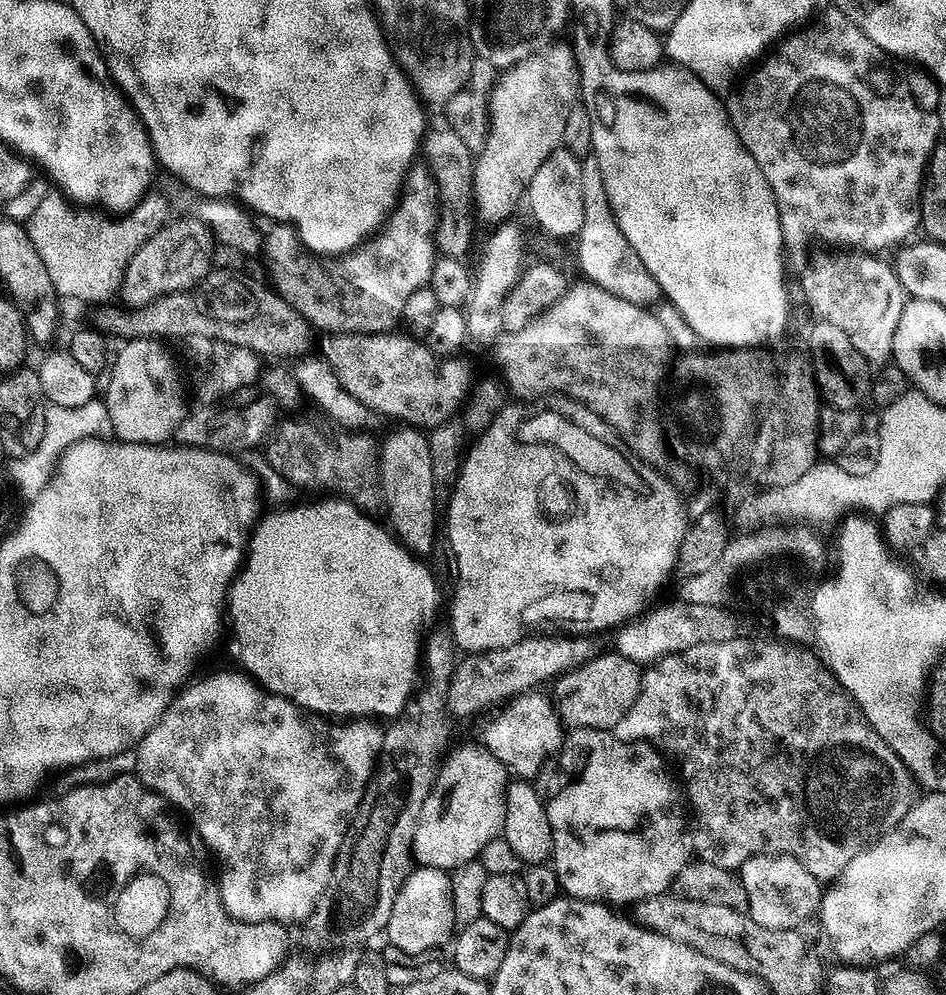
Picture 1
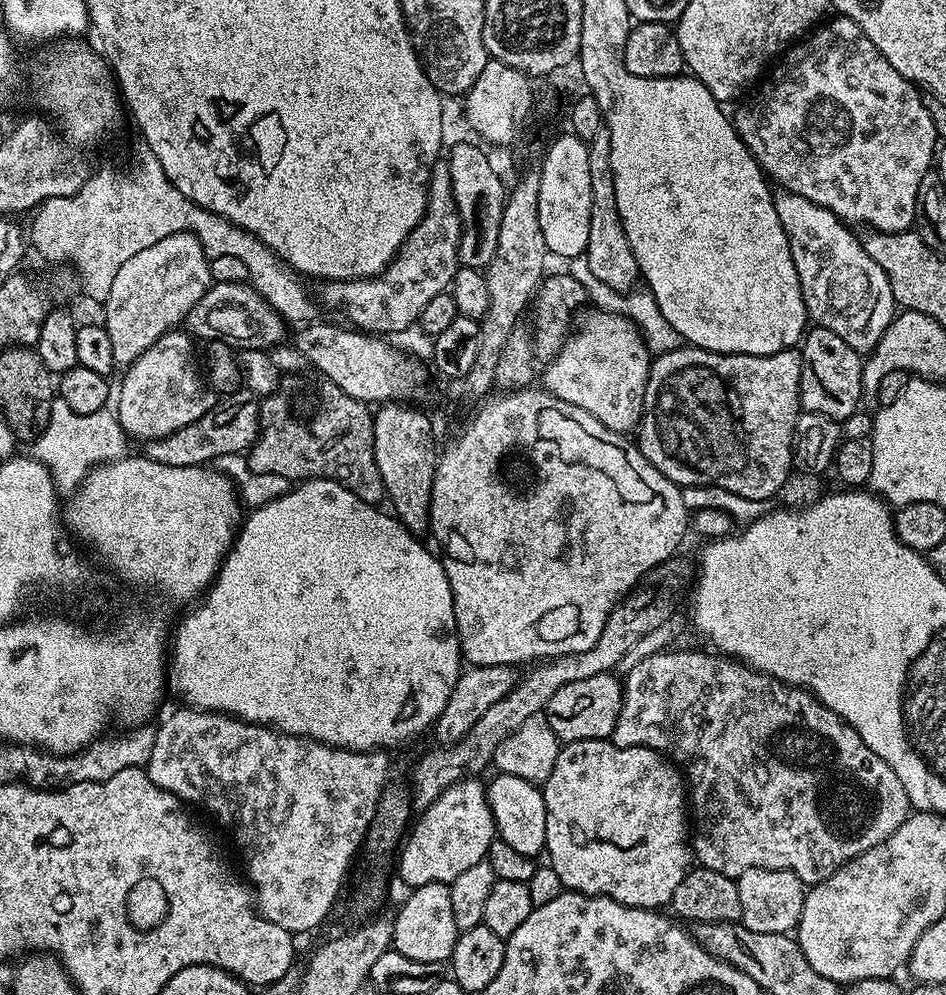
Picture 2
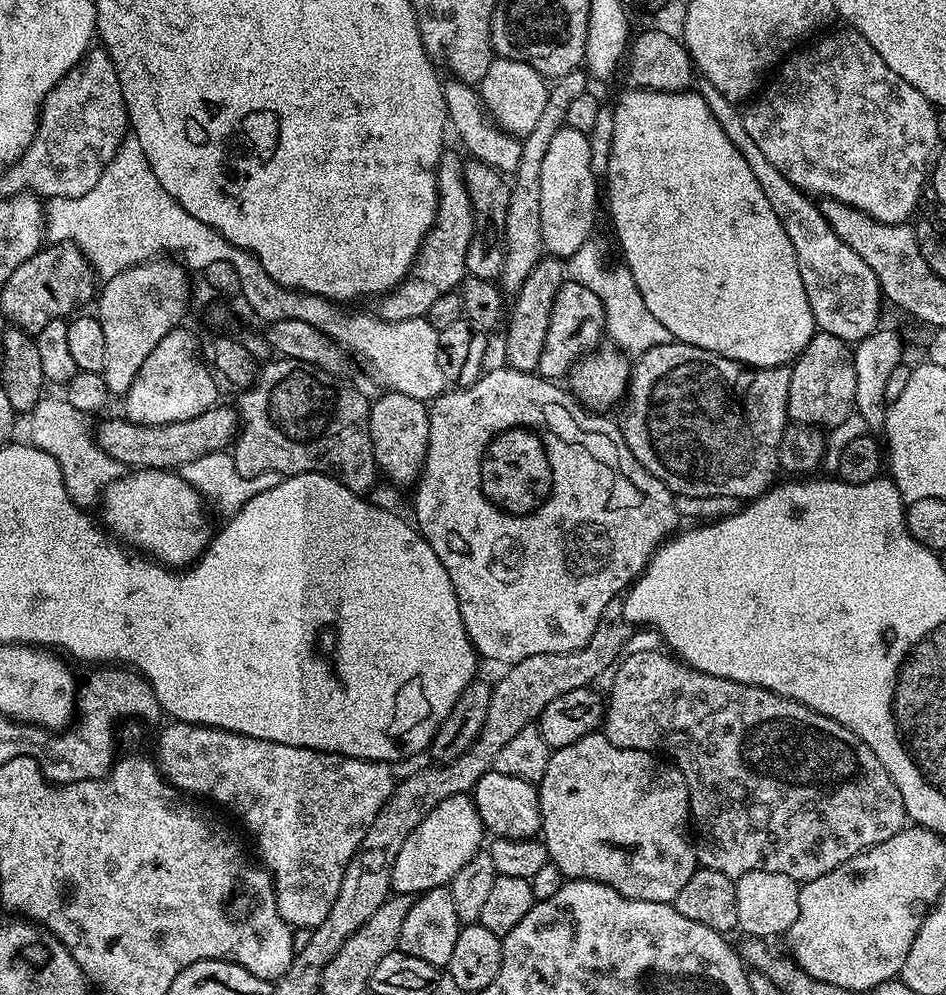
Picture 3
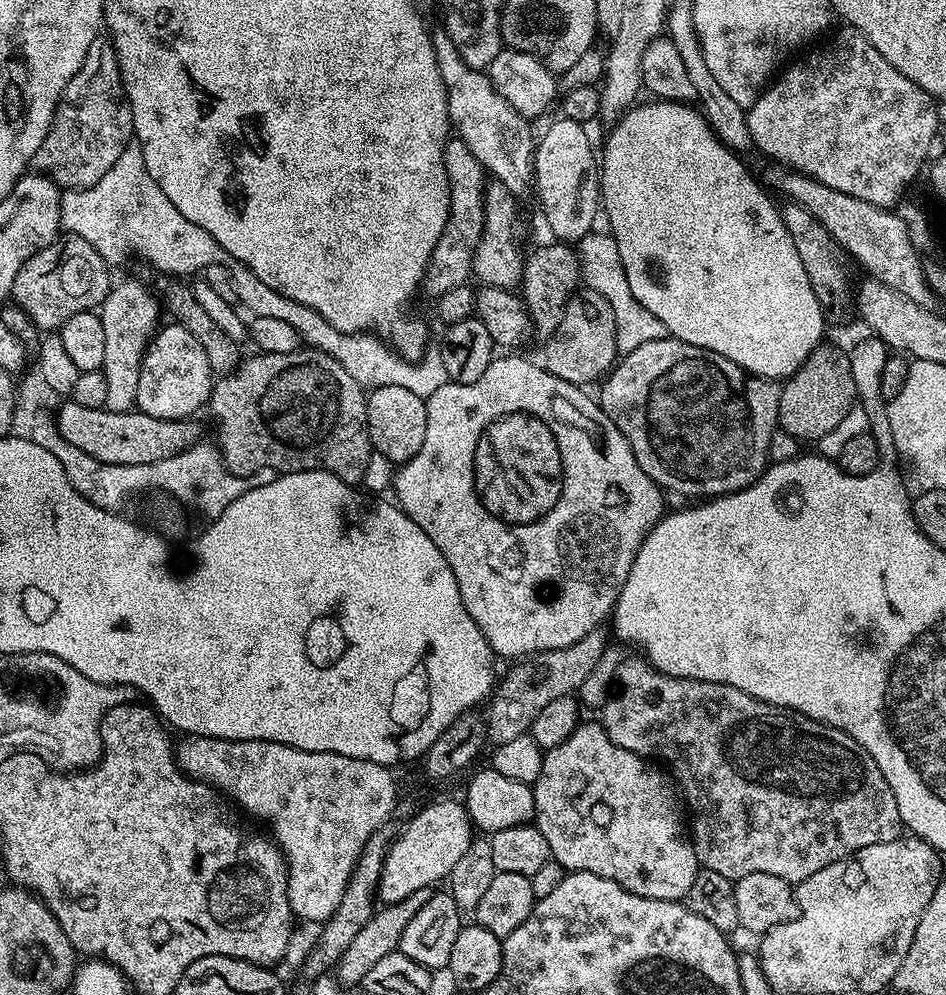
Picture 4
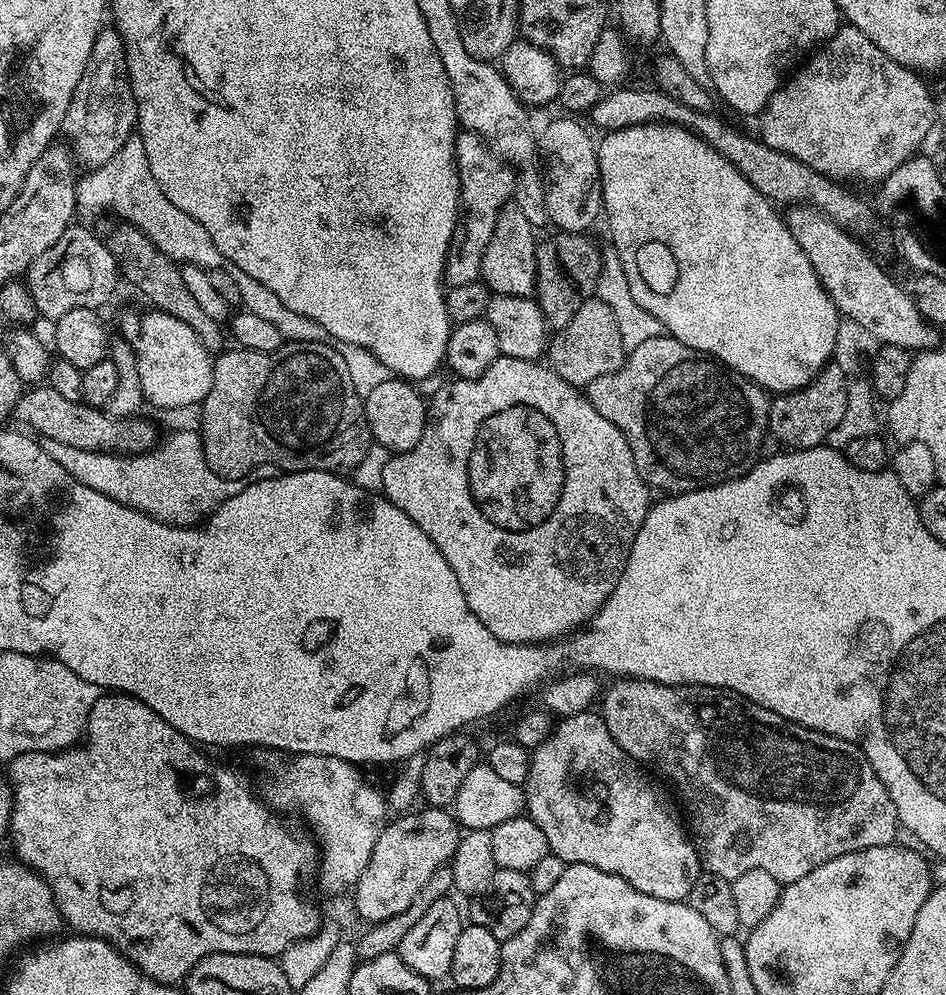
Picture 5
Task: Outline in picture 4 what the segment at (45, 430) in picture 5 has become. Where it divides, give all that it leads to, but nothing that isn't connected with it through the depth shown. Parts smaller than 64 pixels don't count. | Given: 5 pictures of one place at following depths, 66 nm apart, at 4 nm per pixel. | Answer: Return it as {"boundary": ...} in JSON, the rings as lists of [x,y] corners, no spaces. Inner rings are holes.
{"boundary":[[[67,402],[60,408],[60,413],[55,413],[56,428],[60,431],[62,438],[76,446],[78,450],[84,451],[98,462],[117,464],[118,466],[137,466],[152,462],[162,462],[162,458],[170,458],[179,452],[185,452],[192,444],[202,440],[200,424],[196,418],[183,420],[167,420],[166,418],[151,417],[139,410],[130,412],[110,412],[107,408],[91,408],[82,406],[75,402]]]}

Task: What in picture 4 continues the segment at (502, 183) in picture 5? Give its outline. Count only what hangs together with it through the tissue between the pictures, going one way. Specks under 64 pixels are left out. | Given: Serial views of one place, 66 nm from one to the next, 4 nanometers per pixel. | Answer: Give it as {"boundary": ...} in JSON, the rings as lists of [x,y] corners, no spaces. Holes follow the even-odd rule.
{"boundary":[[[449,138],[446,142],[444,165],[450,186],[450,214],[442,230],[442,238],[438,238],[438,246],[434,246],[434,254],[430,258],[428,268],[424,271],[422,292],[429,298],[446,294],[446,290],[454,290],[454,286],[469,283],[472,276],[474,250],[478,246],[478,238],[482,238],[484,225],[485,168],[479,164],[477,158],[474,158],[466,142],[459,138]]]}

